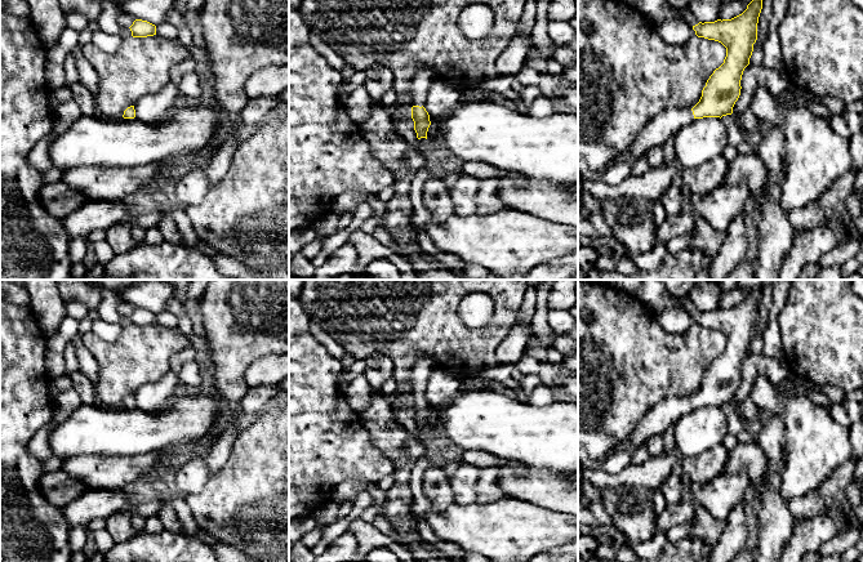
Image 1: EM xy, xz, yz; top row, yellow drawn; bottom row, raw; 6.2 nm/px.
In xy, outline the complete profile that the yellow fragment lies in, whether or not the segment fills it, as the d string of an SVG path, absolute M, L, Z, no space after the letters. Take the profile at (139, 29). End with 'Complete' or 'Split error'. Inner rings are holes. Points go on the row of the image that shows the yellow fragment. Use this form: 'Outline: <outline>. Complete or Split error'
Outline: M135 19L129 28L133 37L147 37L156 35L156 26L142 19Z. Complete

